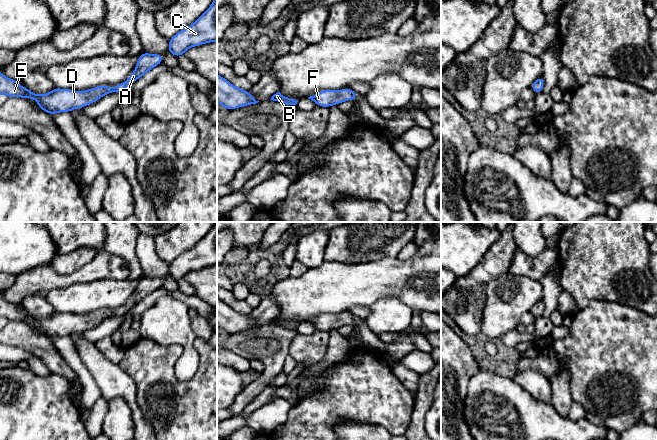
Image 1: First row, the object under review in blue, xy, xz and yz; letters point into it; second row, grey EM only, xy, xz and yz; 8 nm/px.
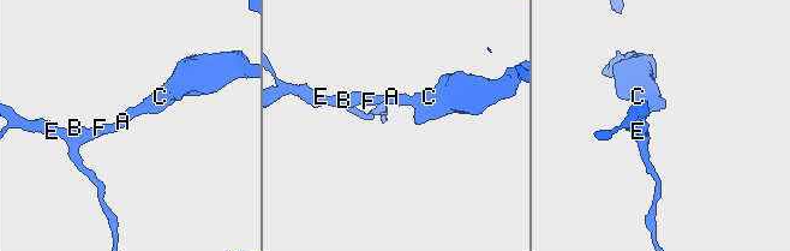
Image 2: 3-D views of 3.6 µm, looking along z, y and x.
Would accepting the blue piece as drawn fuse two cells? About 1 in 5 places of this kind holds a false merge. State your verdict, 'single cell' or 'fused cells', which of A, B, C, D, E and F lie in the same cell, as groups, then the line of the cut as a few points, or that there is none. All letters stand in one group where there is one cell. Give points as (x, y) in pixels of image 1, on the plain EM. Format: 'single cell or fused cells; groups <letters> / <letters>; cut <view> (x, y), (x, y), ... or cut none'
single cell; groups A B C D E F; cut none

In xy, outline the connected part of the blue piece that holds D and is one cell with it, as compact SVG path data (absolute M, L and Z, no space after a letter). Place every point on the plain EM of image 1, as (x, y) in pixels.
M140 278L135 295L123 307L115 311L101 309L86 315L72 315L70 313L54 312L51 316L38 319L31 316L26 311L20 311L18 304L5 301L0 295L0 318L8 321L22 321L36 324L39 332L52 339L58 336L70 336L76 332L83 332L109 317L122 316L126 314L134 305L142 301L146 296L163 286L163 279Z

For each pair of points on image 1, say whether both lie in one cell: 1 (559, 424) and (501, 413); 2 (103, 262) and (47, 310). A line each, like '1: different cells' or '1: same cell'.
1: same cell
2: different cells

